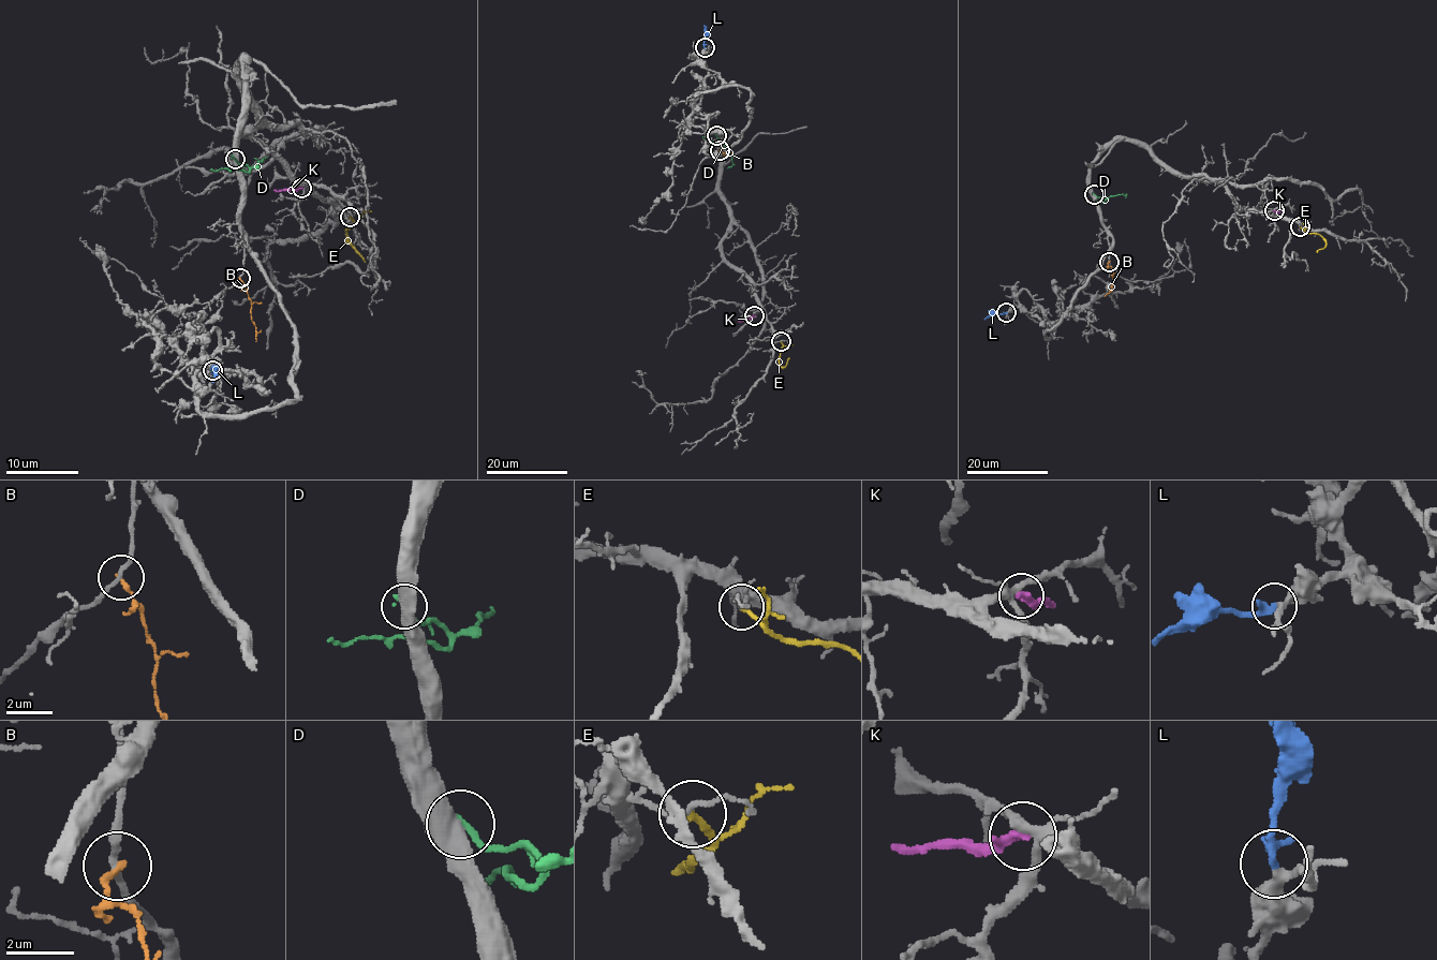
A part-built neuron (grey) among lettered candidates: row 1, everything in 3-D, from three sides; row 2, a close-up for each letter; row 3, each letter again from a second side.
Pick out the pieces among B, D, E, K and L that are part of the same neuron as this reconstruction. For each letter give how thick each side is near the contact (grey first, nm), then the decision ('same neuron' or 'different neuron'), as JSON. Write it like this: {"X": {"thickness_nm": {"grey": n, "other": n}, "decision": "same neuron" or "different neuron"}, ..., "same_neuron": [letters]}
{"B": {"thickness_nm": {"grey": 190, "other": 200}, "decision": "different neuron"}, "D": {"thickness_nm": {"grey": 550, "other": 200}, "decision": "different neuron"}, "E": {"thickness_nm": {"grey": 140, "other": 190}, "decision": "different neuron"}, "K": {"thickness_nm": {"grey": 240, "other": 360}, "decision": "different neuron"}, "L": {"thickness_nm": {"grey": 300, "other": 320}, "decision": "same neuron"}, "same_neuron": ["L"]}

